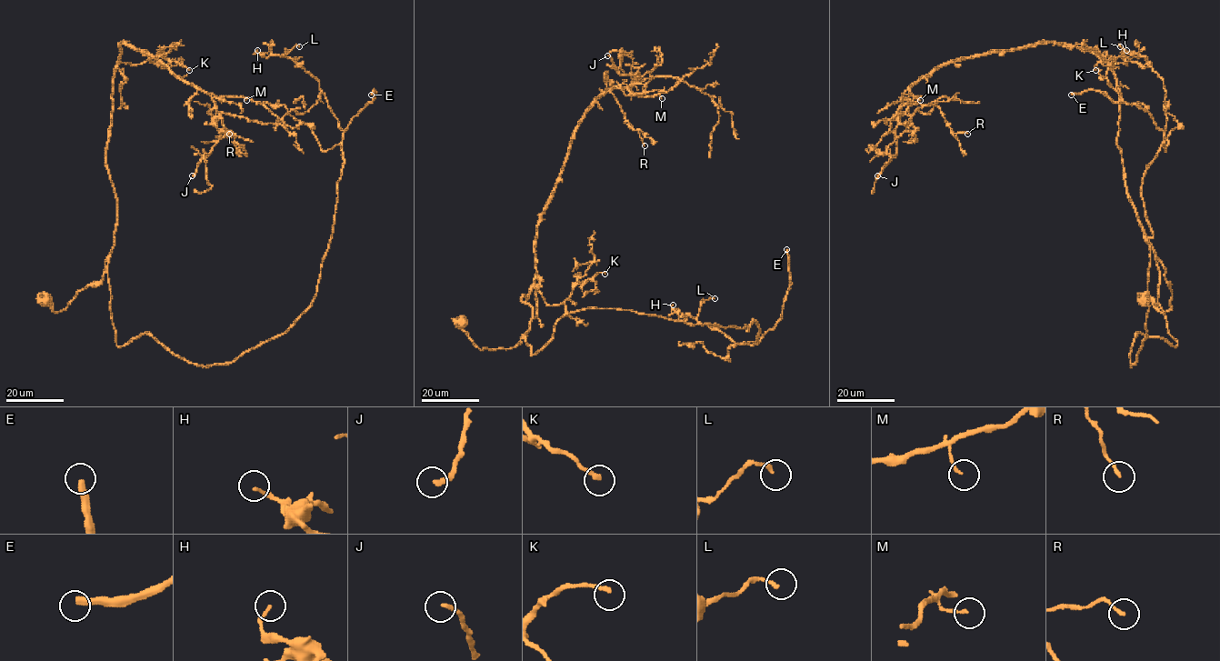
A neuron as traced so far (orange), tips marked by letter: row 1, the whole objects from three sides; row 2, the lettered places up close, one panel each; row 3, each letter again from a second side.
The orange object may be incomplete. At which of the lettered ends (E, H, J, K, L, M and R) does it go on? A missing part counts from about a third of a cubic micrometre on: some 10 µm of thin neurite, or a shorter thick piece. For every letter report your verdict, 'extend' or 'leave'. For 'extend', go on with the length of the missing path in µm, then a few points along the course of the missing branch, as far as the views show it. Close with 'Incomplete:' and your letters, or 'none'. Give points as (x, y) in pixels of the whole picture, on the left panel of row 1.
E: leave
H: leave
J: extend; about 20 µm are missing
K: leave
L: leave
M: leave
R: leave
Incomplete: J

